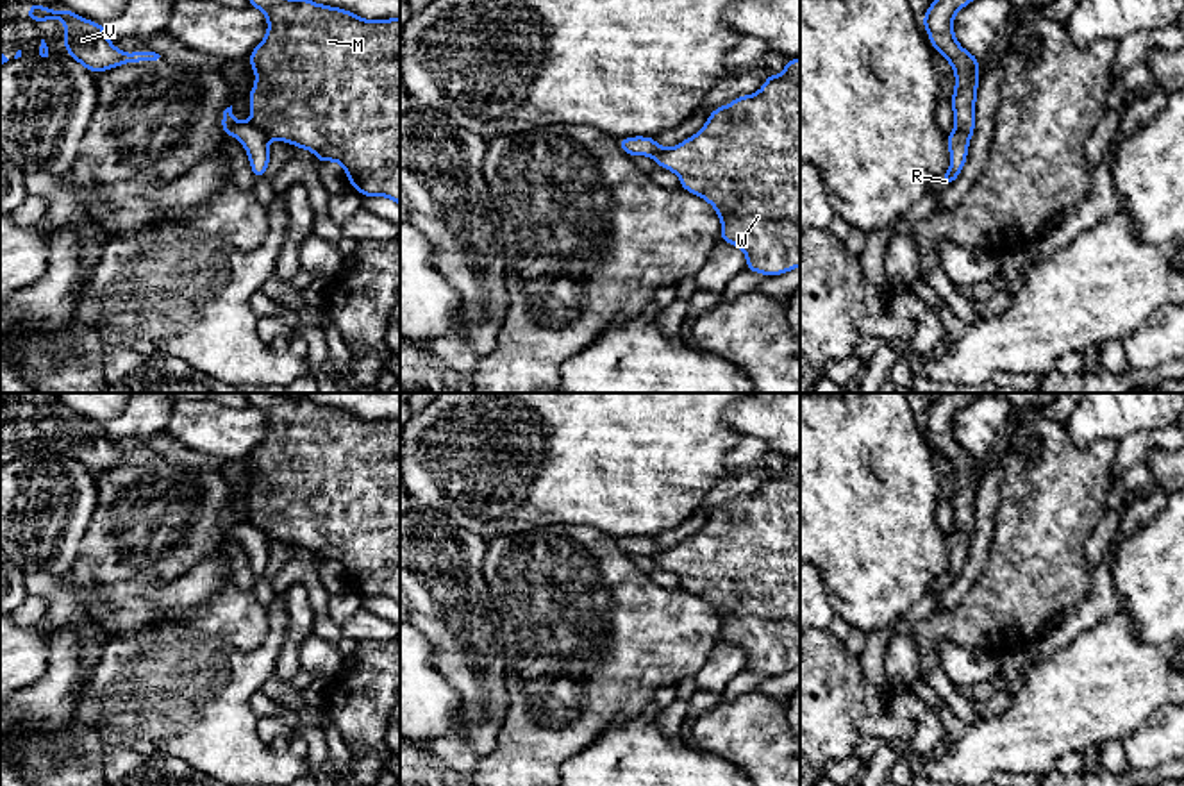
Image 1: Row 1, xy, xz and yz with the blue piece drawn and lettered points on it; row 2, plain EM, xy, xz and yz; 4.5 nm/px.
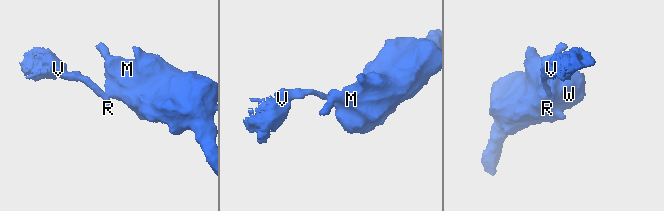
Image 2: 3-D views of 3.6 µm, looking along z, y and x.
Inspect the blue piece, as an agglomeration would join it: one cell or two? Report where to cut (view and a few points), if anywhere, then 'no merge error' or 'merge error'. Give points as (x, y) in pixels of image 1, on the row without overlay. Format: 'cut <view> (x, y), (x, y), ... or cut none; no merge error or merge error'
cut xy (250, 520), (270, 538); merge error

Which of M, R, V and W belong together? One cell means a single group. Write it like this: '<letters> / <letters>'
M W / R V

